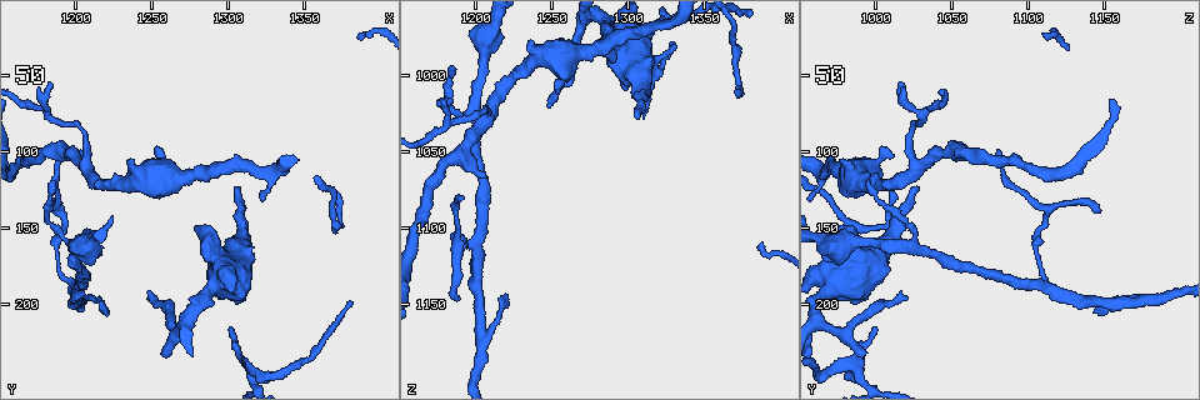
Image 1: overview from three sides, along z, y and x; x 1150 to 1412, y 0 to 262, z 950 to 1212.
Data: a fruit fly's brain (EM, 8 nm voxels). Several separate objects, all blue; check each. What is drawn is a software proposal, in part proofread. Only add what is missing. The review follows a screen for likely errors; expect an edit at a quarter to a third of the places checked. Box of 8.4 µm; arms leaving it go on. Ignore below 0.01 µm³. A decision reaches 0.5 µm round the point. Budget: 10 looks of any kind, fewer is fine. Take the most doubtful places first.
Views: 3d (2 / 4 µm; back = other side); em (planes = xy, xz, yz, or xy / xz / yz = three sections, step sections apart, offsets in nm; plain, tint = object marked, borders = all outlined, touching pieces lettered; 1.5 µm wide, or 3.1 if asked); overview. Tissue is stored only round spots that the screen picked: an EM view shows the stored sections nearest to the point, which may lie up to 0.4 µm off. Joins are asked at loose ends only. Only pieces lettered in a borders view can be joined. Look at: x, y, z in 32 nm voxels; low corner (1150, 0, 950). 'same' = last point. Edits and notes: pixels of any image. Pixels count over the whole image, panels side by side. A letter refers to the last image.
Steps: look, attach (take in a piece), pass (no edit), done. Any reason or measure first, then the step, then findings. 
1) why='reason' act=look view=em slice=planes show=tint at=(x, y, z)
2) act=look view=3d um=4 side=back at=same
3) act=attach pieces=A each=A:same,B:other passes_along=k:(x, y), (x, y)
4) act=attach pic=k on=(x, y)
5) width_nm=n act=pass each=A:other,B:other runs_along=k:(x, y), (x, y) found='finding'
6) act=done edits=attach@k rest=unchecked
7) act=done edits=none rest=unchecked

why='end of a long branch' act=look view=em slice=xz step=8 show=borders at=(1372, 126, 1012)

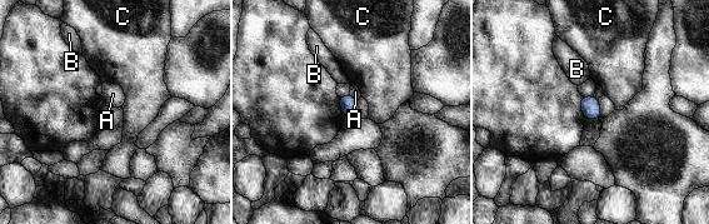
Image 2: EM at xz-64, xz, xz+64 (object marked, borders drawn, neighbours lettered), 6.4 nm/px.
why='another direction' act=look view=em slice=planes show=borders at=same

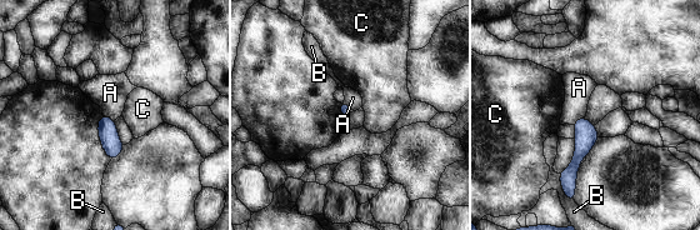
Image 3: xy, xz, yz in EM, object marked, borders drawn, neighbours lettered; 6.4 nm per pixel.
act=pass each=A:other,B:other,C:other border=3:(584, 116), (571, 124) found='none of them fits'

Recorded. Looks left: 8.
why='tapers out' act=look view=3d um=4 at=(1220, 204, 1142)

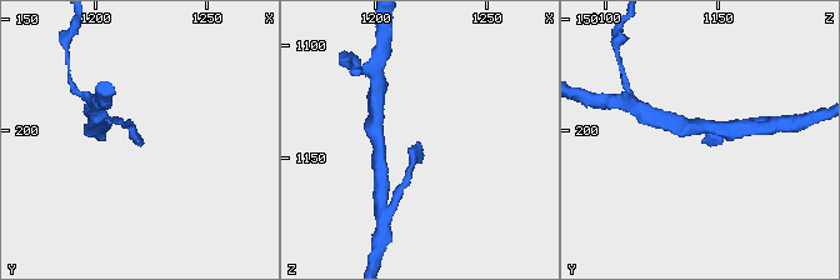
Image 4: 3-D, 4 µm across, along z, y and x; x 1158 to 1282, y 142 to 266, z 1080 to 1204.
why='shape alone is not enough' act=look view=em slice=planes show=borders at=(1221, 204, 1144)

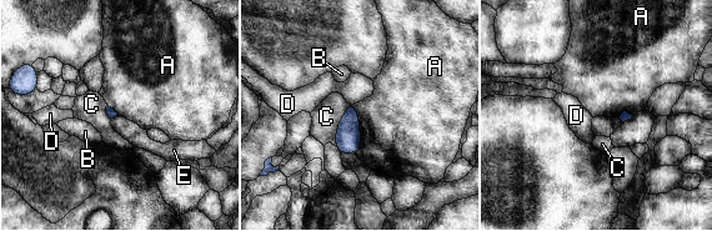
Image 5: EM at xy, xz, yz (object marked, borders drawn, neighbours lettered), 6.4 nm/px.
act=pass each=A:other,B:other,C:other,D:other,E:other border=5:(352, 104), (359, 120), (360, 149) found='none of them fits'

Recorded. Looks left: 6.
act=look view=3d um=4 at=(1252, 98, 1006)

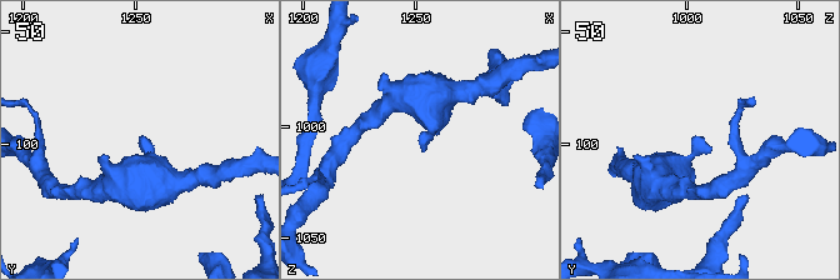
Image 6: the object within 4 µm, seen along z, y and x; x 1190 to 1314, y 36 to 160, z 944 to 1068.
act=look view=em slice=planes show=borders at=(1255, 97, 1007)

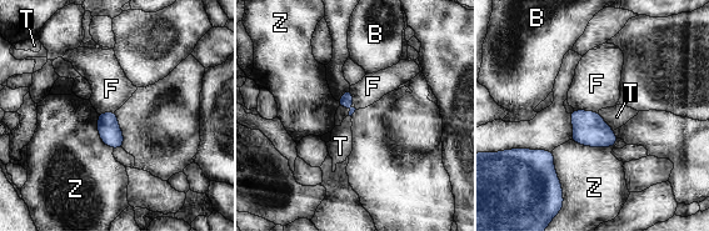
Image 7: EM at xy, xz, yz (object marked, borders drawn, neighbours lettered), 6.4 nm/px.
act=pass each=B:other,F:other,T:other,Z:other border=7:(350, 88), (353, 103), (348, 114) found='no lettered piece goes on from it'

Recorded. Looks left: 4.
why='an open end' act=look view=em slice=xy step=8 show=borders at=(1300, 216, 1000)

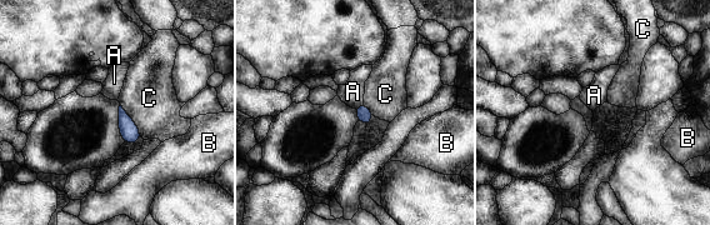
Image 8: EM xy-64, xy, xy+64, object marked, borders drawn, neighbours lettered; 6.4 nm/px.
act=attach pieces=A each=A:same,B:other,C:other passes_along=8:(364, 115), (360, 105), (353, 91) found='it goes on there'

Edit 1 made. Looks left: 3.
act=done edits=attach@8 rest=unchecked

